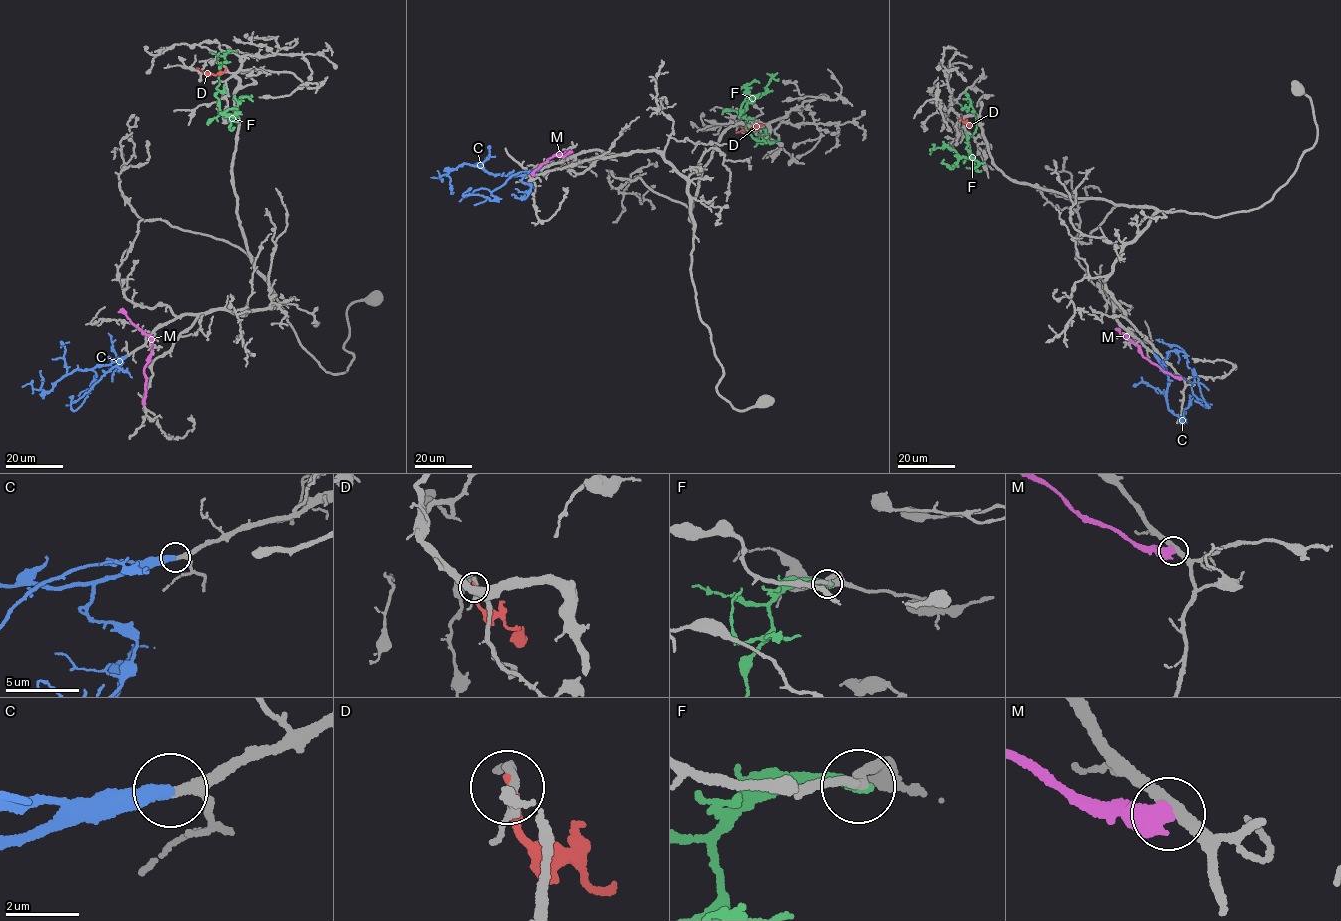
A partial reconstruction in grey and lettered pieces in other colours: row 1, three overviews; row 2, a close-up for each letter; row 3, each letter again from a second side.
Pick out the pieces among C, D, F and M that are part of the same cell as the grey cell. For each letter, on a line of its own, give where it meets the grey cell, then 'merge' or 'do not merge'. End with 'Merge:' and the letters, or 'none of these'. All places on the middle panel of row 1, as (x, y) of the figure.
C: contact (538, 170); merge
D: contact (763, 125); do not merge
F: contact (778, 139); do not merge
M: contact (532, 176); do not merge
Merge: C

